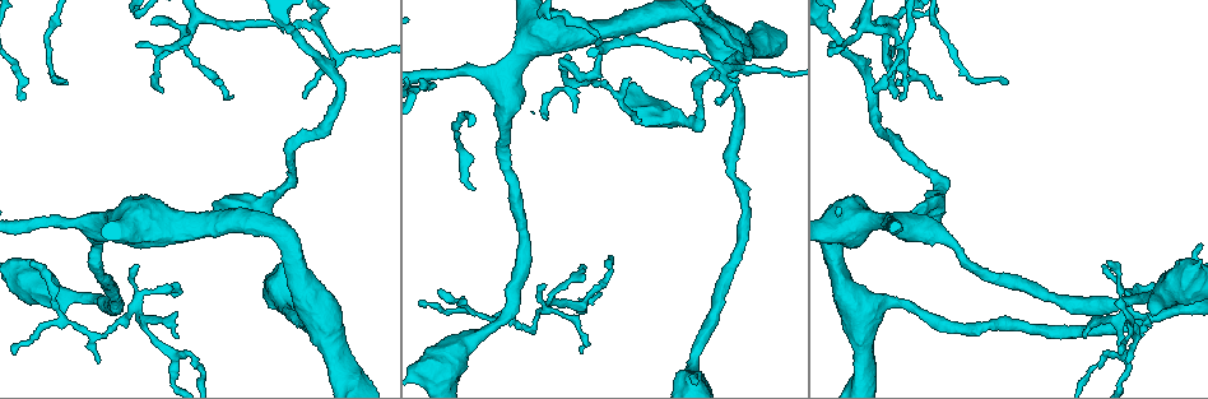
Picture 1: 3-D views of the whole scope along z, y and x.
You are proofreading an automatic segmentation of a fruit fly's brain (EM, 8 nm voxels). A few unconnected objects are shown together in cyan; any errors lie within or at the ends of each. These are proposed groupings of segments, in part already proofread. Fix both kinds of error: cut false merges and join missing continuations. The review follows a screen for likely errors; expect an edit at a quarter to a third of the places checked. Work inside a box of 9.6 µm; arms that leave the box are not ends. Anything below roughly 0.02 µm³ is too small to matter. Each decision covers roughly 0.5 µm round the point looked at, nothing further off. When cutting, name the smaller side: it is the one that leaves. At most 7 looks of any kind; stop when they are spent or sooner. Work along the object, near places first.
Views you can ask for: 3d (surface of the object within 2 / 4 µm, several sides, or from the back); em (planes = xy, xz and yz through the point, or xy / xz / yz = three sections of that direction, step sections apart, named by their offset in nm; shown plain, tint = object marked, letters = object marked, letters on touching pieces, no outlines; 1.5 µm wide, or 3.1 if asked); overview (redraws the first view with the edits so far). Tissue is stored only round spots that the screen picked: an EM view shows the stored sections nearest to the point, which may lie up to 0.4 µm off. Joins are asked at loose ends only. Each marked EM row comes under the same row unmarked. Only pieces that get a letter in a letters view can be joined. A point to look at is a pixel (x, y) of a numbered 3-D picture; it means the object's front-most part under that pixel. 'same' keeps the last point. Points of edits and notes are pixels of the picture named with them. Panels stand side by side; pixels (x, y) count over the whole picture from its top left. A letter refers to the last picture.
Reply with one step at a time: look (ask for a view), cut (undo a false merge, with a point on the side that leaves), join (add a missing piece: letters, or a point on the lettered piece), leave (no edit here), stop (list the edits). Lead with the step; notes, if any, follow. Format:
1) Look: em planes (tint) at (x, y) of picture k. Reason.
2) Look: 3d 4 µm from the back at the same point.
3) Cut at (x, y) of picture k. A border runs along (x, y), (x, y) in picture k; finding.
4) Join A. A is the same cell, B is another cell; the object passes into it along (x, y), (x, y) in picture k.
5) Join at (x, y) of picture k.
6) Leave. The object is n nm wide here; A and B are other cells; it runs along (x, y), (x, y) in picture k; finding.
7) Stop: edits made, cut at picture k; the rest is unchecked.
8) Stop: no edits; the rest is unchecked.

Look: 3d 4 µm at (170, 352) of picture 1. A fork.

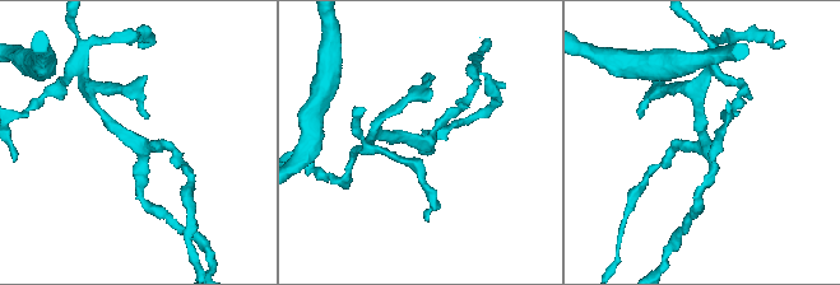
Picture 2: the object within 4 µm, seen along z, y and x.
Look: em yz step 8 (tint) at (423, 143) of picture 2.

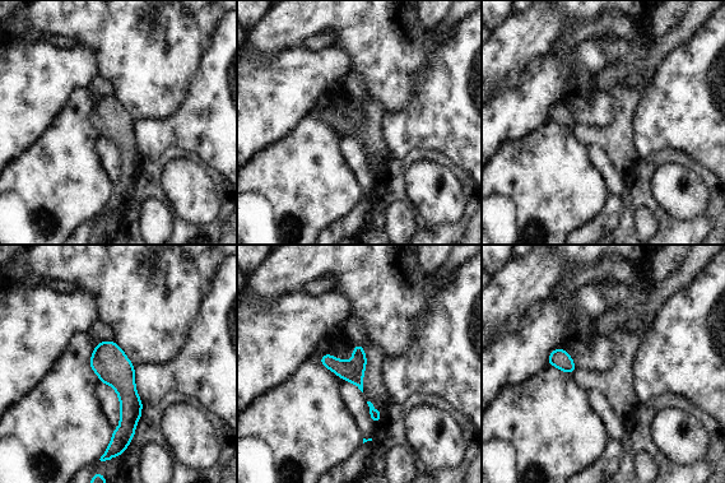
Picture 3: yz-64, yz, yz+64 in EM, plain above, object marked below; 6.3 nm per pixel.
Look: em xz step 8 (letters) at the same point.

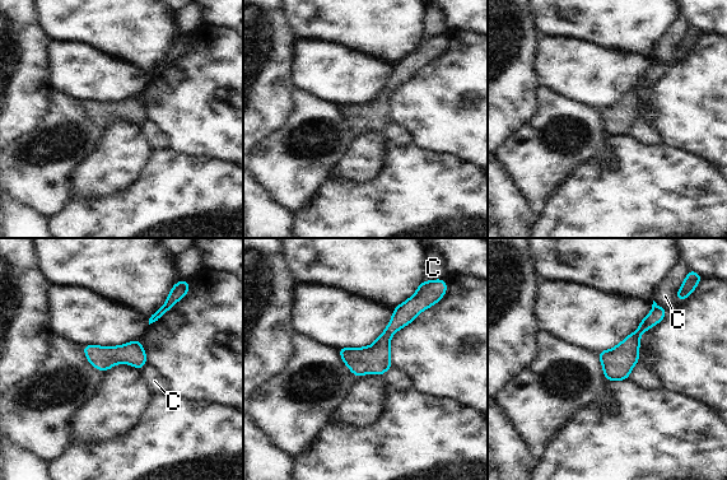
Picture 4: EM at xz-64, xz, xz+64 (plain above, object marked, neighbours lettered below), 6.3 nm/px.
Leave. The object is 140 nm wide here; C is another cell; it runs along (411, 301), (411, 307), (357, 372) in picture 4; continuous, no second neuron.

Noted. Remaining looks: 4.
Look: em planes (letters) at (474, 190) of picture 1. Free end.

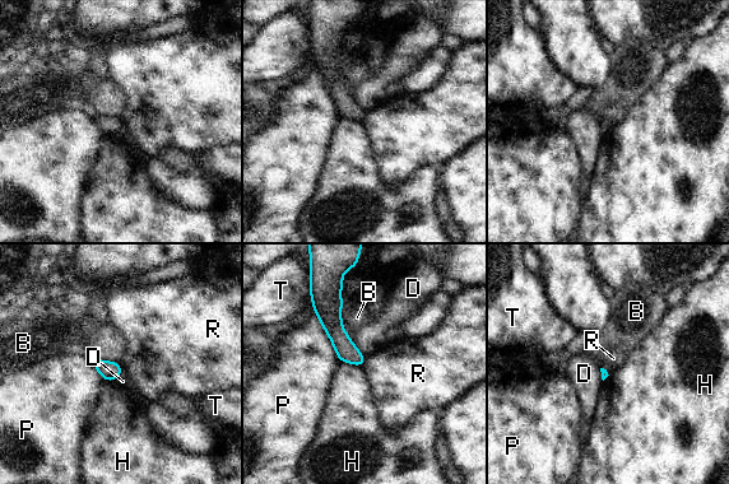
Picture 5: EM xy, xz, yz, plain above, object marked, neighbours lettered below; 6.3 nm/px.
Leave. B, D, H, P, R and T are other cells; it runs along (338, 294), (334, 330), (360, 362) in picture 5; none of them fits.

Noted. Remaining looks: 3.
Look: em xz step 4 (letters) at (834, 43) of picture 1. Tapers out.

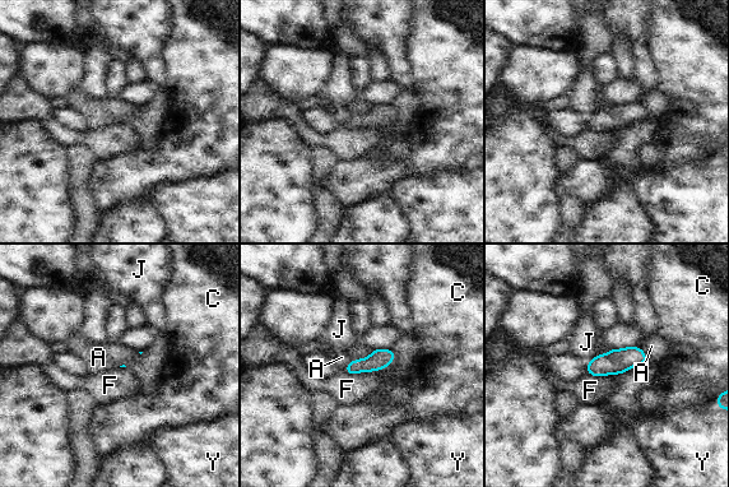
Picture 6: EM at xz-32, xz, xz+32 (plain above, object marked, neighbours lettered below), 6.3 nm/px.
Leave. A, C, F, J and Y are other cells; a border runs along (586, 371), (595, 376), (620, 374) in picture 6; none of them fits.

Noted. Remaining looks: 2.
Stop: no edits; the rest is unchecked.

